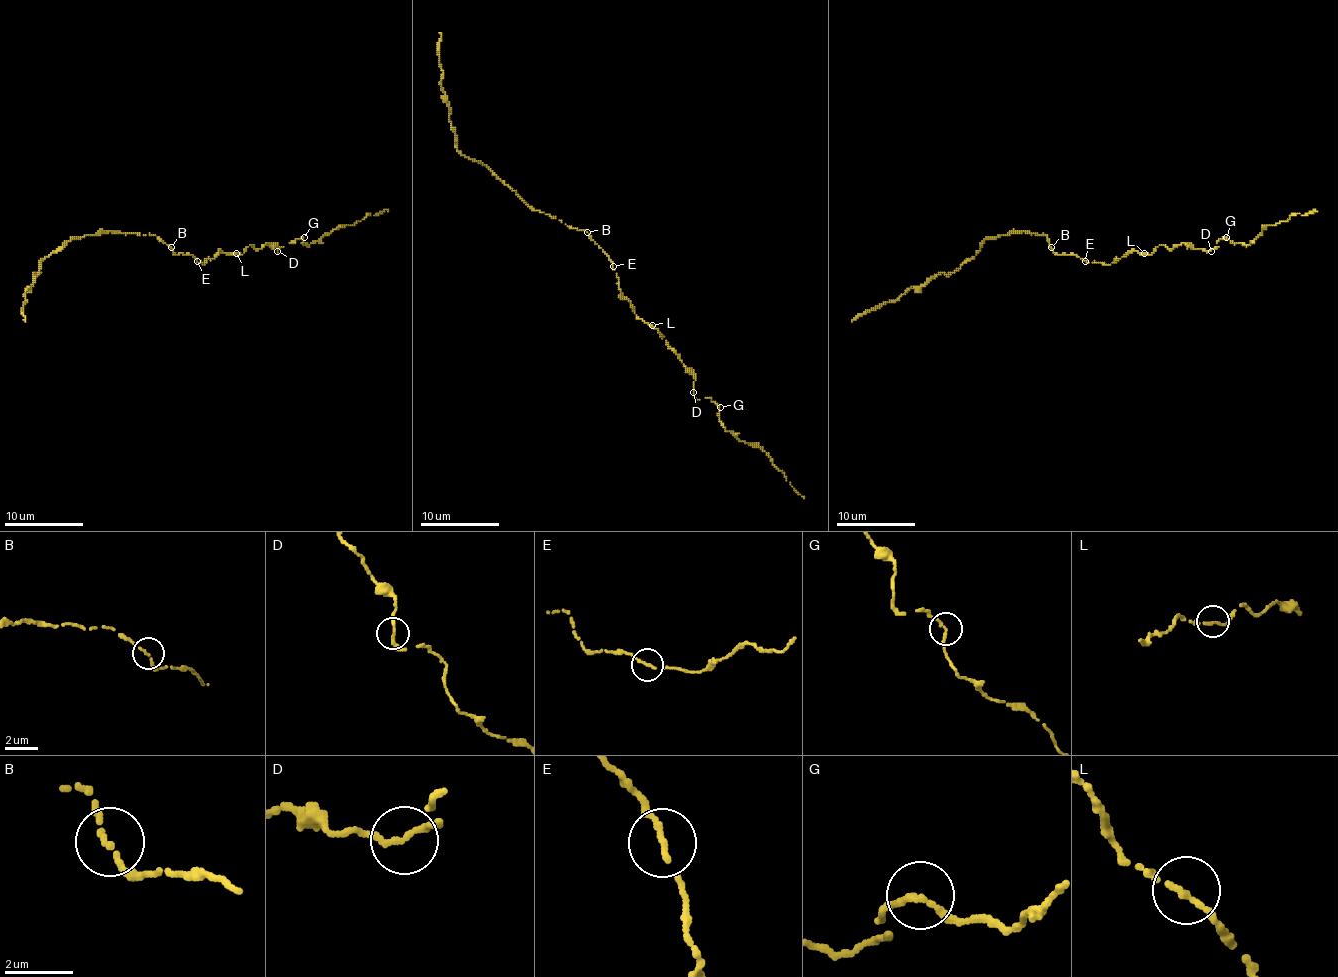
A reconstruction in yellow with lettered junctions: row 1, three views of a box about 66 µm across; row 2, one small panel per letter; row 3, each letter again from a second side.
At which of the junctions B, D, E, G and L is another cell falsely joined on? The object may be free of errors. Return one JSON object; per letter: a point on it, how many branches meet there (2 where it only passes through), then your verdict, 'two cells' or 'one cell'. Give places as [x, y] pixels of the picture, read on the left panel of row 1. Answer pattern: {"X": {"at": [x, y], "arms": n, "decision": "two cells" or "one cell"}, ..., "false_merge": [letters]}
{"B": {"at": [171, 247], "arms": 2, "decision": "one cell"}, "D": {"at": [277, 251], "arms": 2, "decision": "one cell"}, "E": {"at": [197, 261], "arms": 2, "decision": "one cell"}, "G": {"at": [304, 237], "arms": 2, "decision": "one cell"}, "L": {"at": [236, 253], "arms": 2, "decision": "one cell"}, "false_merge": []}

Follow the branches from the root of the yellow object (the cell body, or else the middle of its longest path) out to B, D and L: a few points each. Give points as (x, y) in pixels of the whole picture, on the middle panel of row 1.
B: (613, 266), (587, 232)
D: (613, 266), (621, 295), (630, 303), (632, 311), (640, 319), (660, 333), (666, 344), (693, 376), (693, 392)
L: (613, 266), (621, 295), (630, 303), (632, 311), (640, 319), (652, 325)

